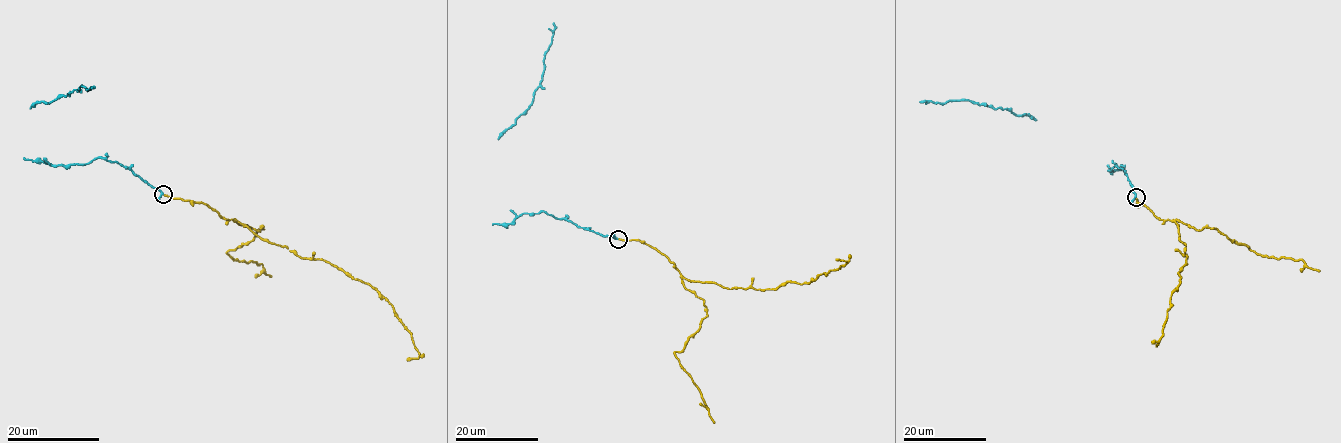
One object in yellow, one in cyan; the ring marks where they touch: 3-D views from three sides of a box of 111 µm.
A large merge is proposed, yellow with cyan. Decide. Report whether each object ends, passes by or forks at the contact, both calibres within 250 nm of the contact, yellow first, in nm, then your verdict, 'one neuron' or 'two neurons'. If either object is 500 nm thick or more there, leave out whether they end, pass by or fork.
yellow ends; cyan passes by; calibres 130 and 150 nm; one neuron

